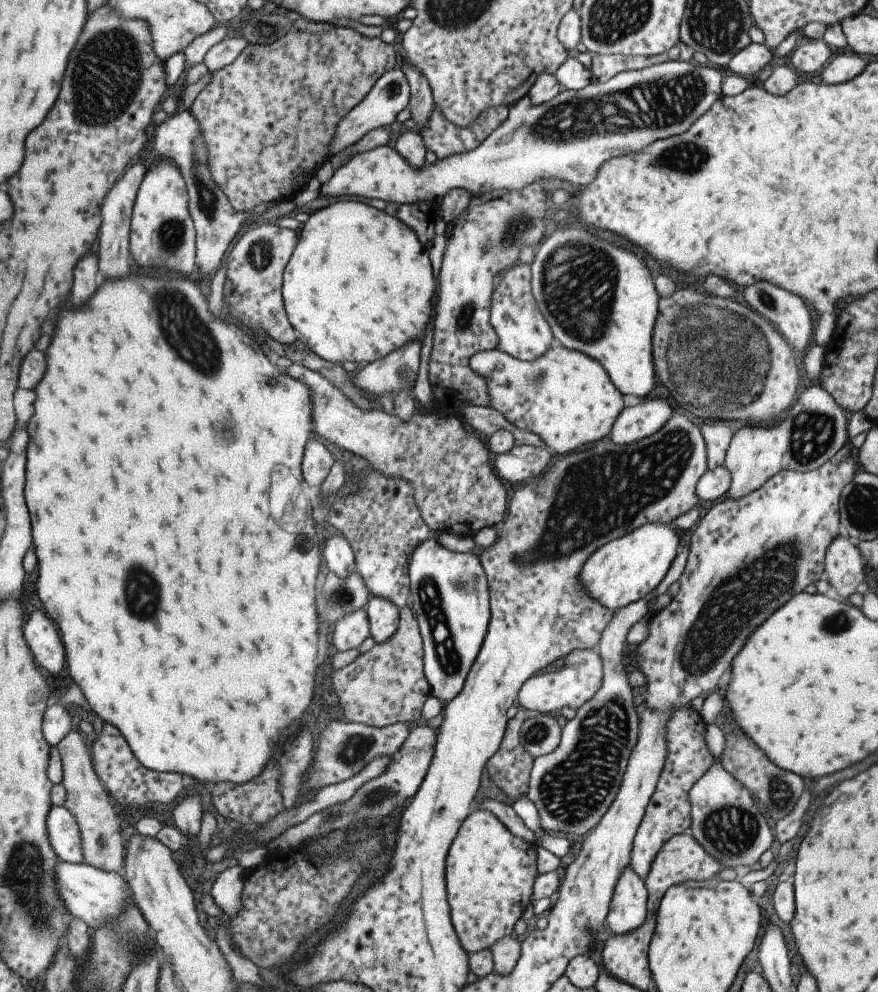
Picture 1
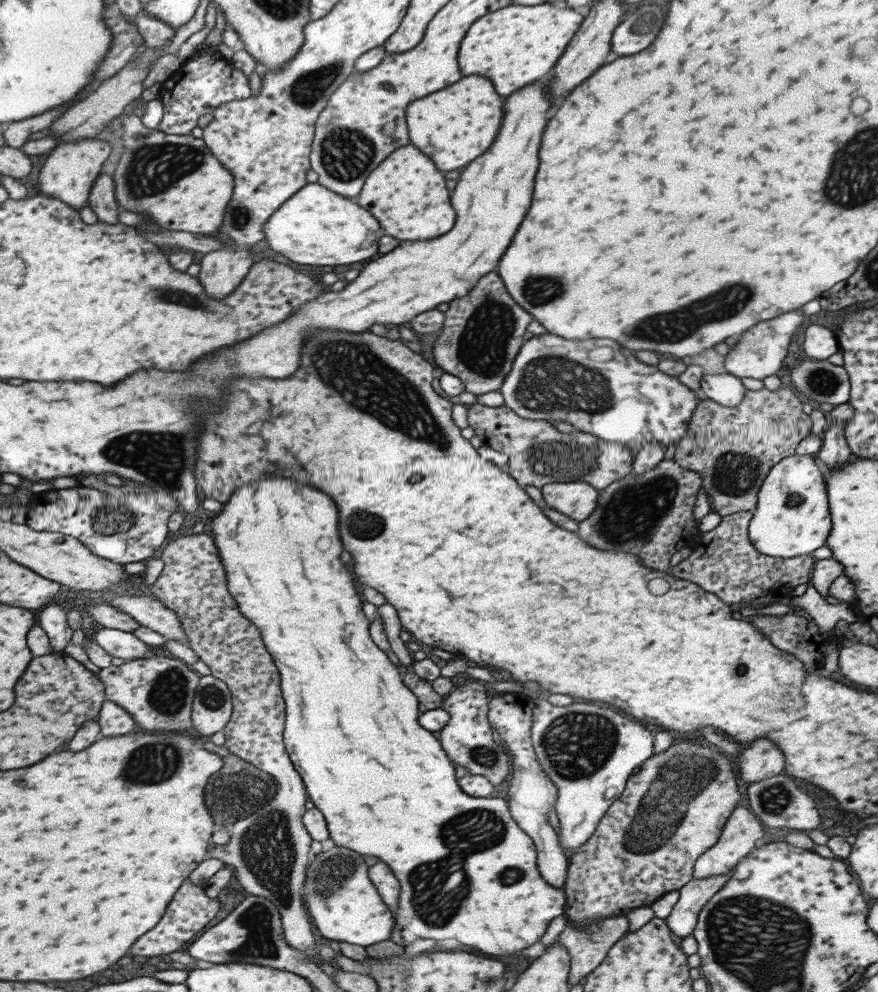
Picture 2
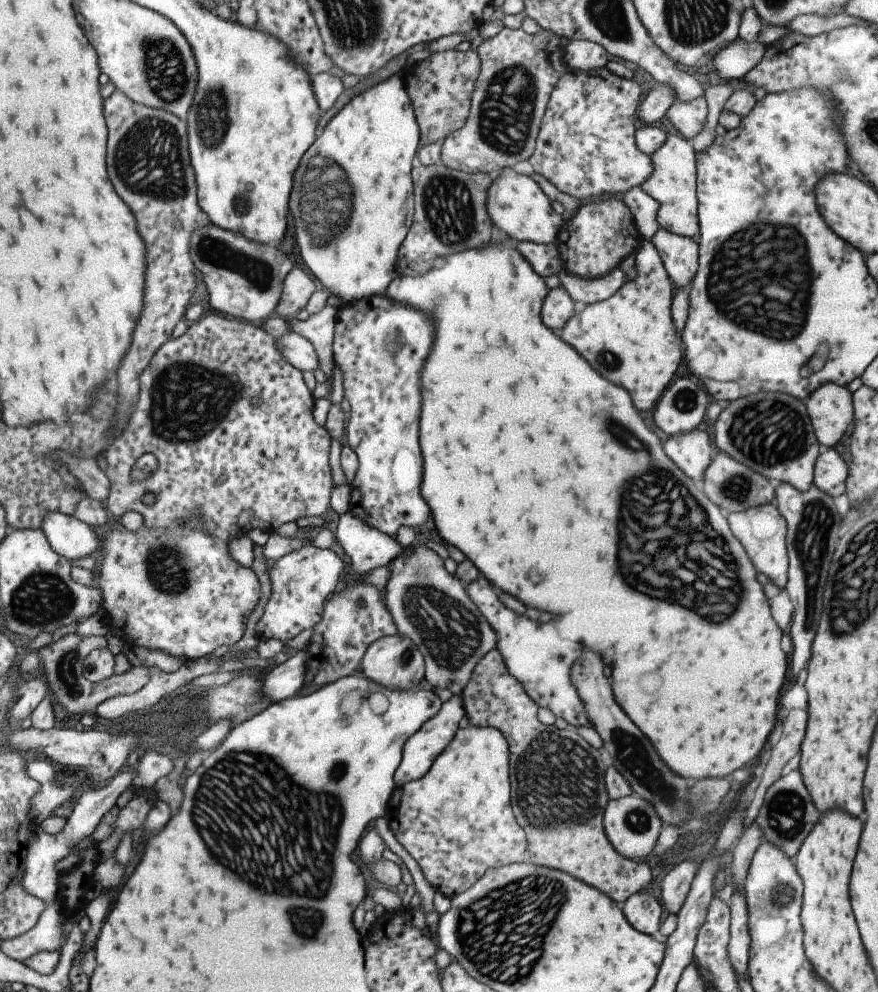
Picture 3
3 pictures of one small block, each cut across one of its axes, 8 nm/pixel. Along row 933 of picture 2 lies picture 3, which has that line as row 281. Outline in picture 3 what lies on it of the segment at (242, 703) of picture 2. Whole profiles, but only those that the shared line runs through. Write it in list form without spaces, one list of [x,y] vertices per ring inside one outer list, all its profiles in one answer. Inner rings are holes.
[[[293,267],[283,279],[281,296],[272,314],[284,319],[293,318],[295,313],[305,308],[313,292],[315,292],[315,284],[311,278],[303,270]]]

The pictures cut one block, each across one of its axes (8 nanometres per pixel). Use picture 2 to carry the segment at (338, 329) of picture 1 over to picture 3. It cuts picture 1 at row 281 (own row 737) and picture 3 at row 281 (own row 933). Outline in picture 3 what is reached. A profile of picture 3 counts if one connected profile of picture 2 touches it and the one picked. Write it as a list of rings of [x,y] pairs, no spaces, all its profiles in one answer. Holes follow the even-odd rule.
[[[488,244],[455,252],[443,258],[443,266],[427,270],[423,276],[396,276],[387,285],[384,296],[397,304],[423,312],[433,324],[433,344],[419,374],[421,410],[418,442],[423,456],[423,480],[419,494],[429,508],[438,540],[461,550],[495,590],[497,586],[525,606],[551,614],[565,614],[581,604],[599,604],[603,610],[601,638],[607,638],[607,642],[603,642],[599,648],[601,656],[605,656],[605,664],[611,664],[611,692],[619,708],[651,740],[659,758],[675,774],[691,782],[725,778],[733,770],[743,768],[757,758],[769,732],[773,730],[777,698],[787,672],[787,657],[781,652],[781,631],[771,616],[768,598],[757,582],[757,570],[753,568],[741,543],[731,534],[726,517],[721,516],[717,506],[703,496],[702,488],[698,488],[696,482],[685,476],[663,454],[661,441],[647,429],[636,408],[631,406],[629,393],[599,378],[597,372],[593,372],[571,346],[563,344],[563,340],[541,326],[539,308],[547,290],[543,277],[539,278],[515,250],[515,246],[510,244]]]

